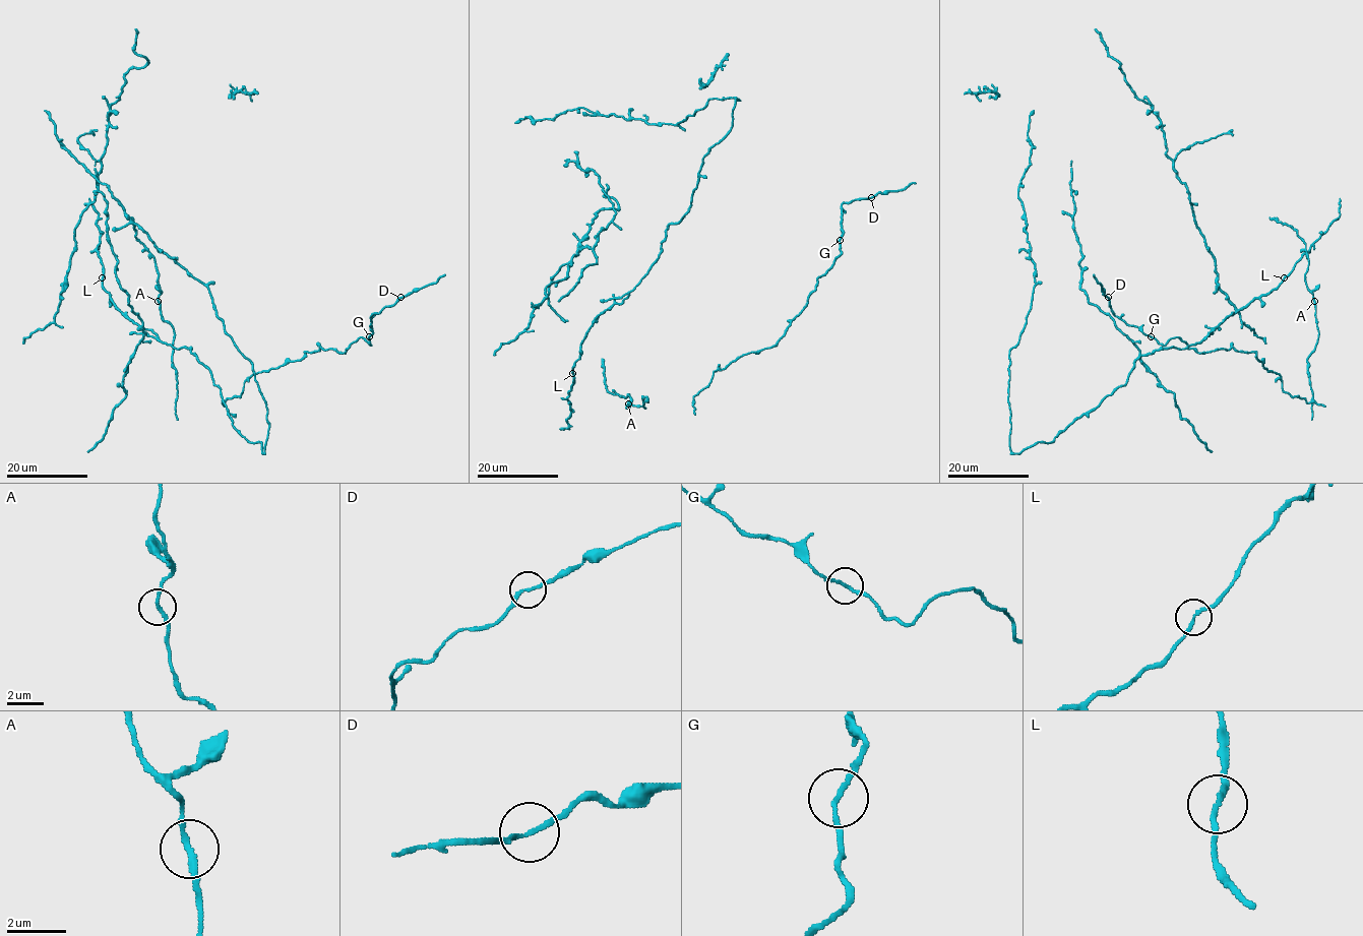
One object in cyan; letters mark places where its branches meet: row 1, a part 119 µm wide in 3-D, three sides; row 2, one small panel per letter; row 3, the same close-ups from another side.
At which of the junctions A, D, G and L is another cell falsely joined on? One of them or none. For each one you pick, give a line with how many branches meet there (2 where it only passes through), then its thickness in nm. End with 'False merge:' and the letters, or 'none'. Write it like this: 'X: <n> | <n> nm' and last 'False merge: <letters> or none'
False merge: none

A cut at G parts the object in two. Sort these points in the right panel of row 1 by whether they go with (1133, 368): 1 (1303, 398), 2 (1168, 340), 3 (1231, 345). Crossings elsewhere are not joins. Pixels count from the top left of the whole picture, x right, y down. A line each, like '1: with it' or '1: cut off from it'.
1: cut off from it
2: cut off from it
3: cut off from it

